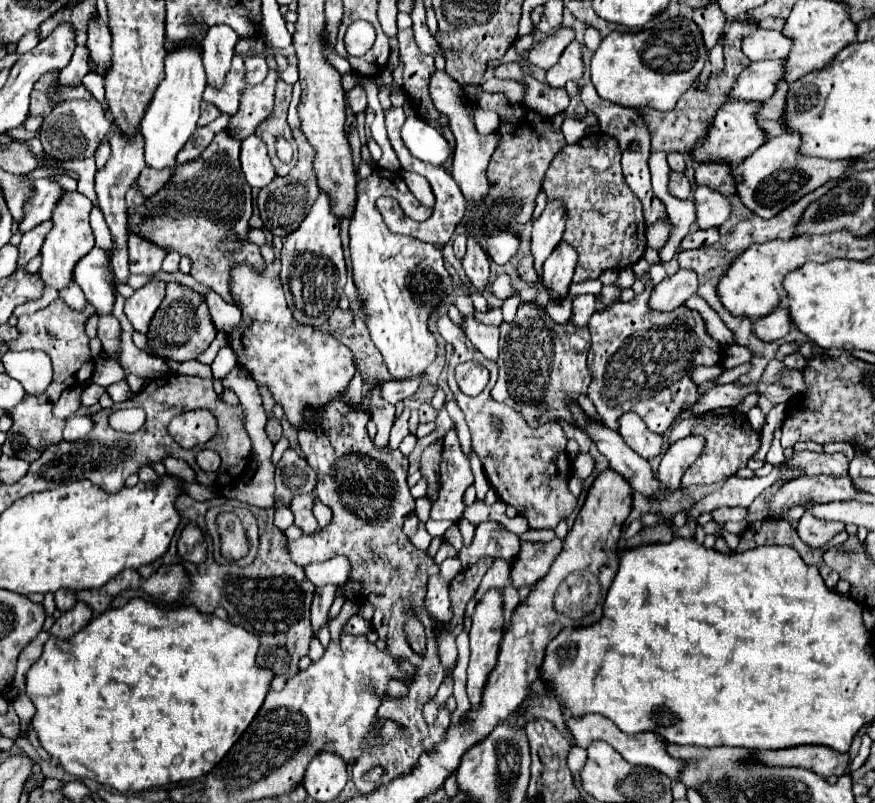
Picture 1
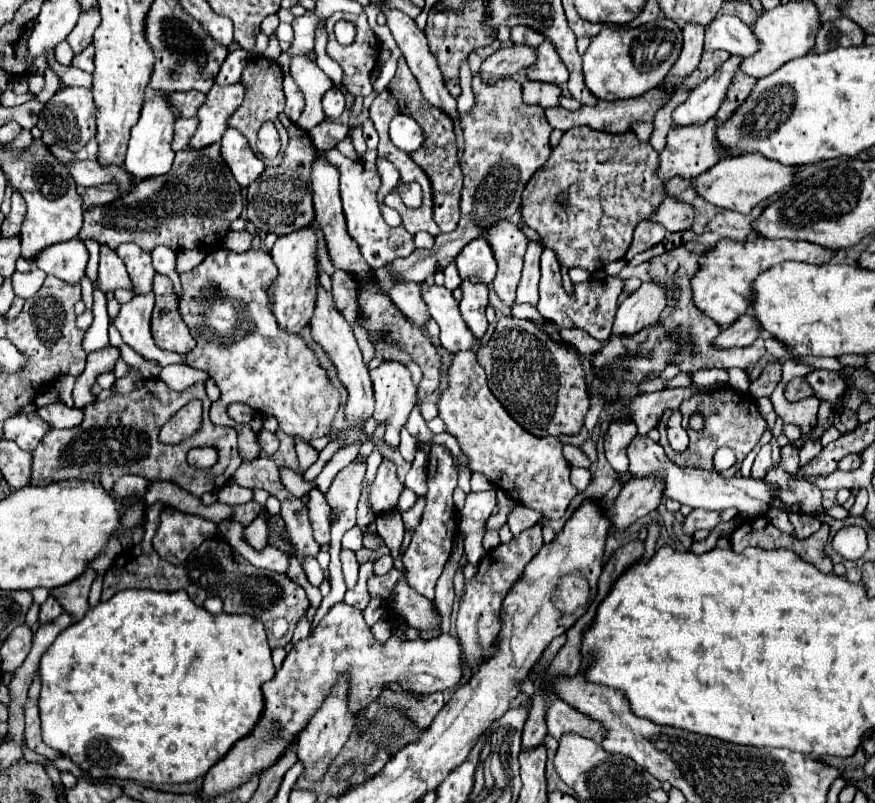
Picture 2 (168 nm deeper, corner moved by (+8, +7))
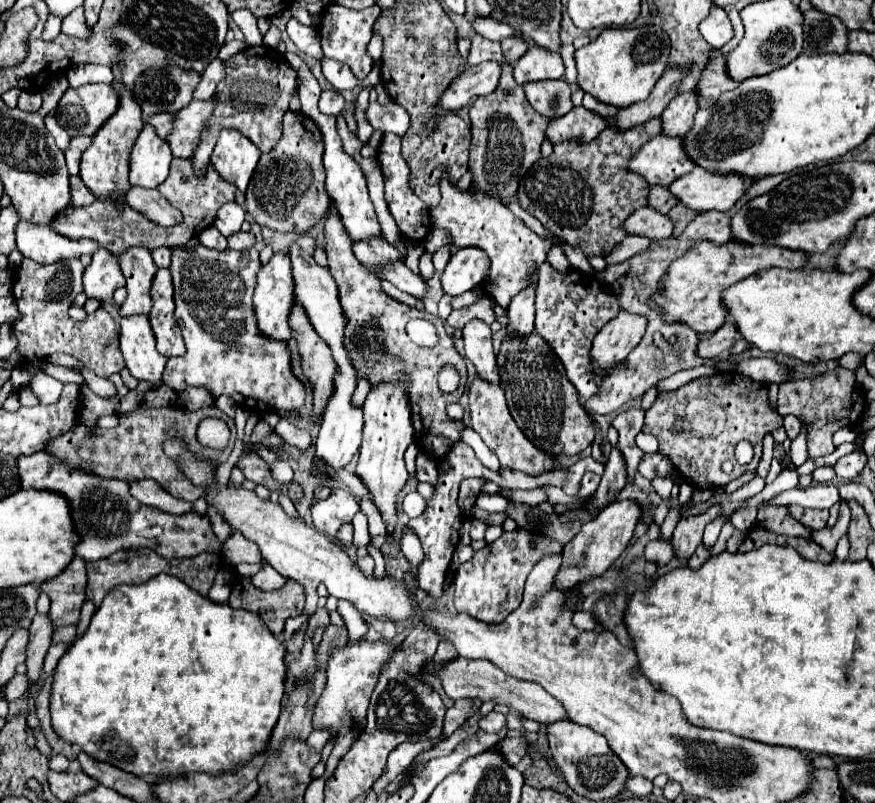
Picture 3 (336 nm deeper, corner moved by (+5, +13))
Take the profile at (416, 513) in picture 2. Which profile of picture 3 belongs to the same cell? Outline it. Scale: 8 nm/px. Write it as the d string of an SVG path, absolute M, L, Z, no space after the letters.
M403 527L403 531L401 531L401 551L409 559L409 563L411 563L413 569L423 561L421 543L419 543L415 531L409 529L409 527Z

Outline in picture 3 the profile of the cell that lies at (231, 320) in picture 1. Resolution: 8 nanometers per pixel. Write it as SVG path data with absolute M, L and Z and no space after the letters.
M99 249L93 253L91 265L85 269L83 287L87 297L95 297L99 301L111 301L111 293L123 285L123 273L119 261L111 257L107 249Z

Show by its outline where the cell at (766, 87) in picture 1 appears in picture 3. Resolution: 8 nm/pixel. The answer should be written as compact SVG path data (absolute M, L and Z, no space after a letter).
M695 89L677 95L661 113L661 123L663 123L663 133L677 137L685 135L691 129L693 117L699 111L699 99L695 99Z

